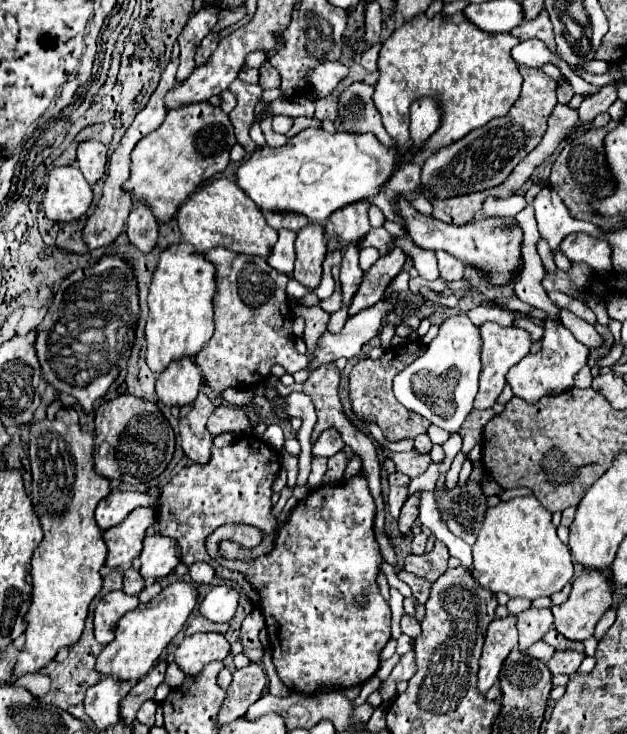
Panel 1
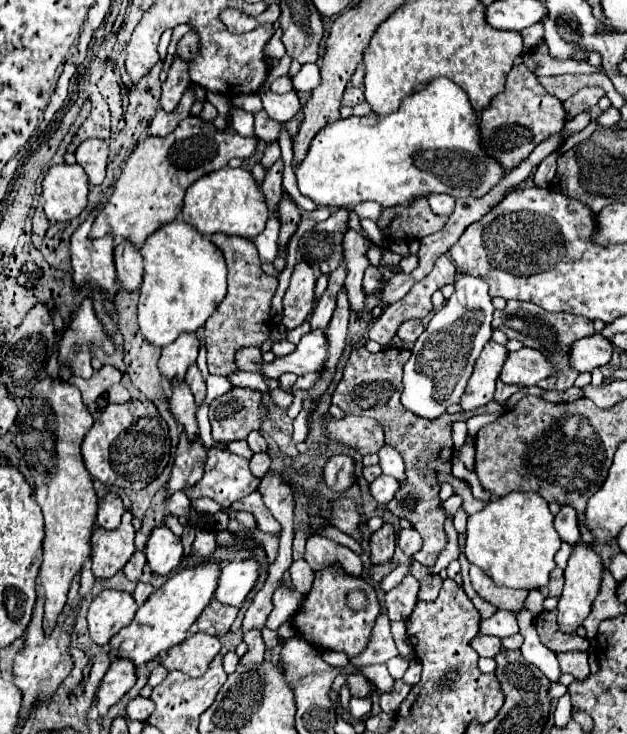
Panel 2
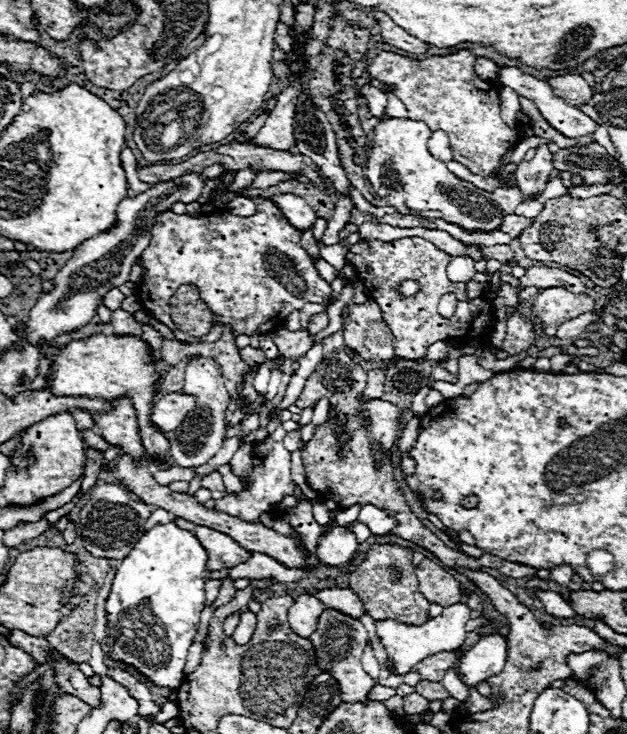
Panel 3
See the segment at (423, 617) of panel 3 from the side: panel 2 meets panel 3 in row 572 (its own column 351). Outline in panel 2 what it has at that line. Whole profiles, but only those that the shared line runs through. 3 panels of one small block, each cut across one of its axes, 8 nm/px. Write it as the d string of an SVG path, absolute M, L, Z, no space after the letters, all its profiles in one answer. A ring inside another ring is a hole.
M354 348L348 356L344 366L344 376L338 382L332 404L344 410L346 414L354 416L368 416L374 418L386 436L386 444L394 446L406 464L406 478L394 494L394 500L386 504L386 508L400 518L406 518L422 536L424 546L418 552L418 562L424 566L432 566L446 546L446 532L444 532L444 518L446 514L440 508L438 490L442 482L449 482L455 488L456 494L463 499L462 508L467 515L480 511L490 501L474 499L471 490L463 480L452 474L450 458L452 458L451 423L463 420L462 413L442 414L434 420L420 418L406 410L400 402L402 394L402 368L408 362L410 352L400 348L384 348L378 354L368 352L366 348Z

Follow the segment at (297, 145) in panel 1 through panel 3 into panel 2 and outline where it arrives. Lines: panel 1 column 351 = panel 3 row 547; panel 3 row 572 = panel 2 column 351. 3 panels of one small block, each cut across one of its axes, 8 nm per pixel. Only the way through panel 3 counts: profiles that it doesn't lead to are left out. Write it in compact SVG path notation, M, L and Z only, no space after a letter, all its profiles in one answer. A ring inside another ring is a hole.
M448 78L432 80L424 90L406 96L400 102L400 108L390 114L364 114L340 118L324 126L312 140L312 148L304 162L296 168L298 188L304 196L312 198L318 206L336 208L354 208L358 202L374 200L382 208L390 206L412 206L416 198L428 194L450 194L452 198L482 198L486 196L502 178L506 170L502 164L490 156L484 158L478 112L472 108L466 92Z

